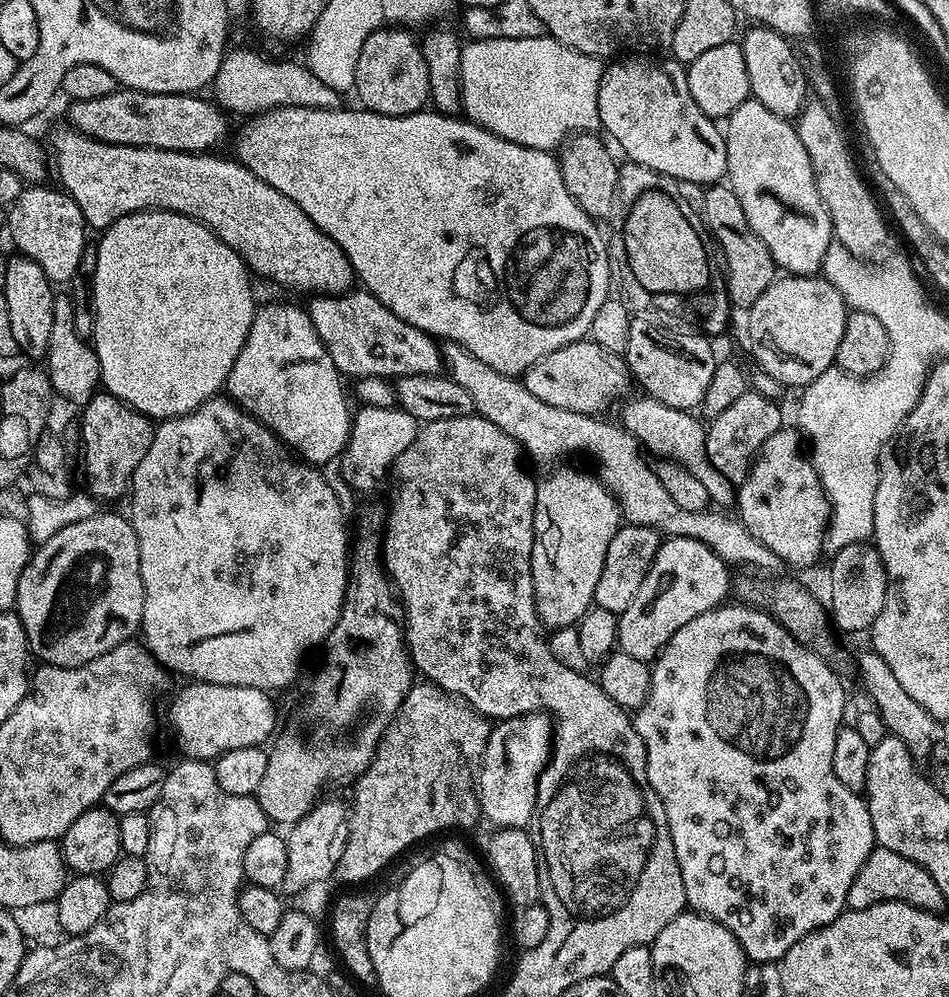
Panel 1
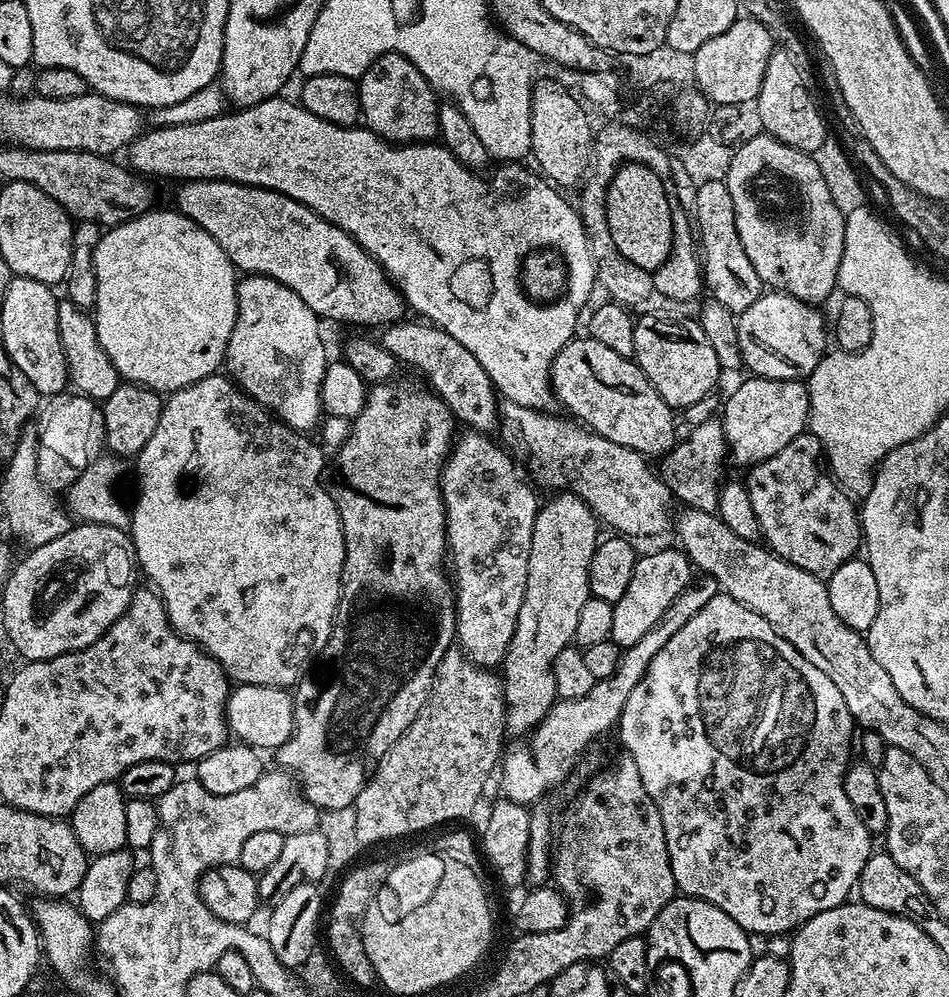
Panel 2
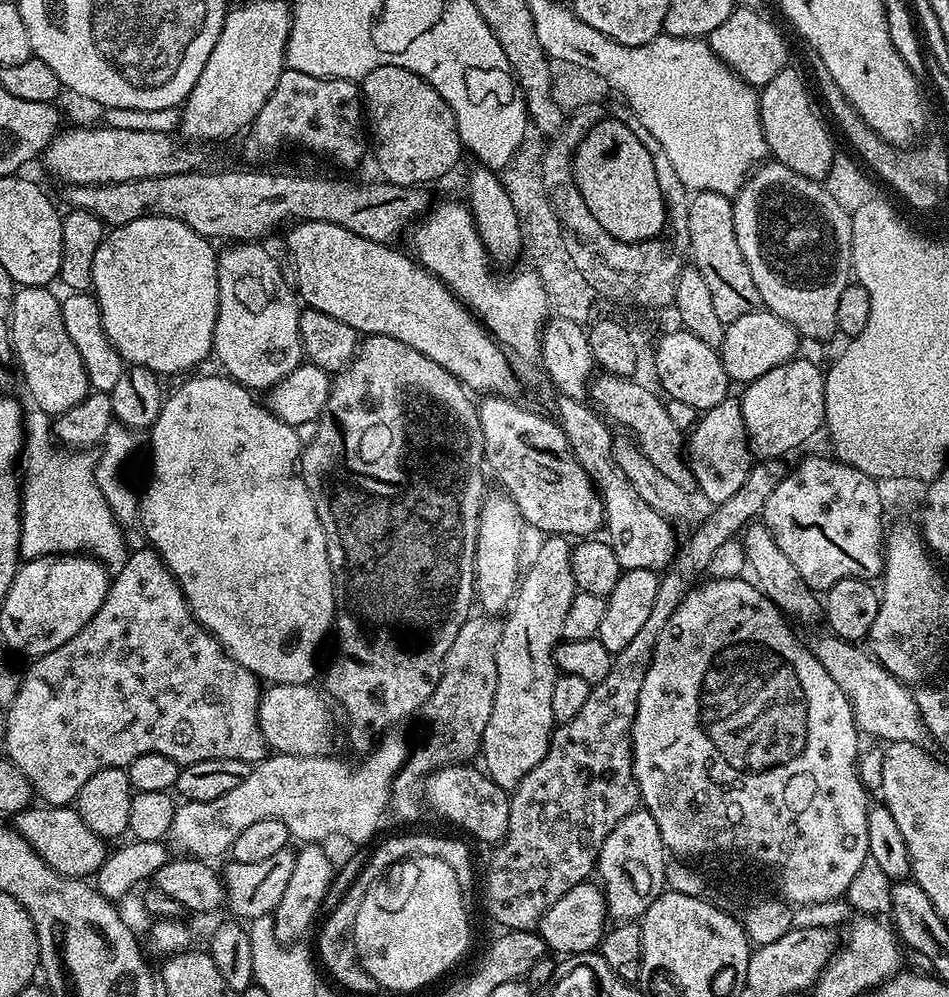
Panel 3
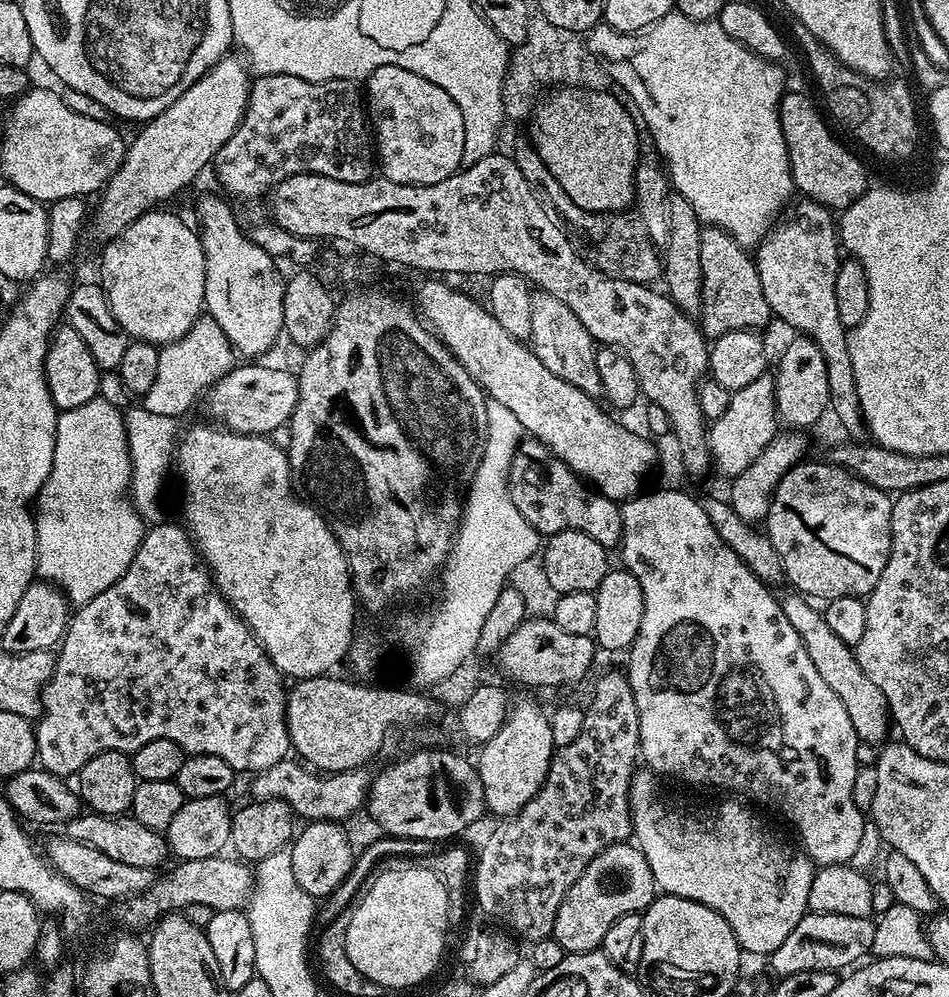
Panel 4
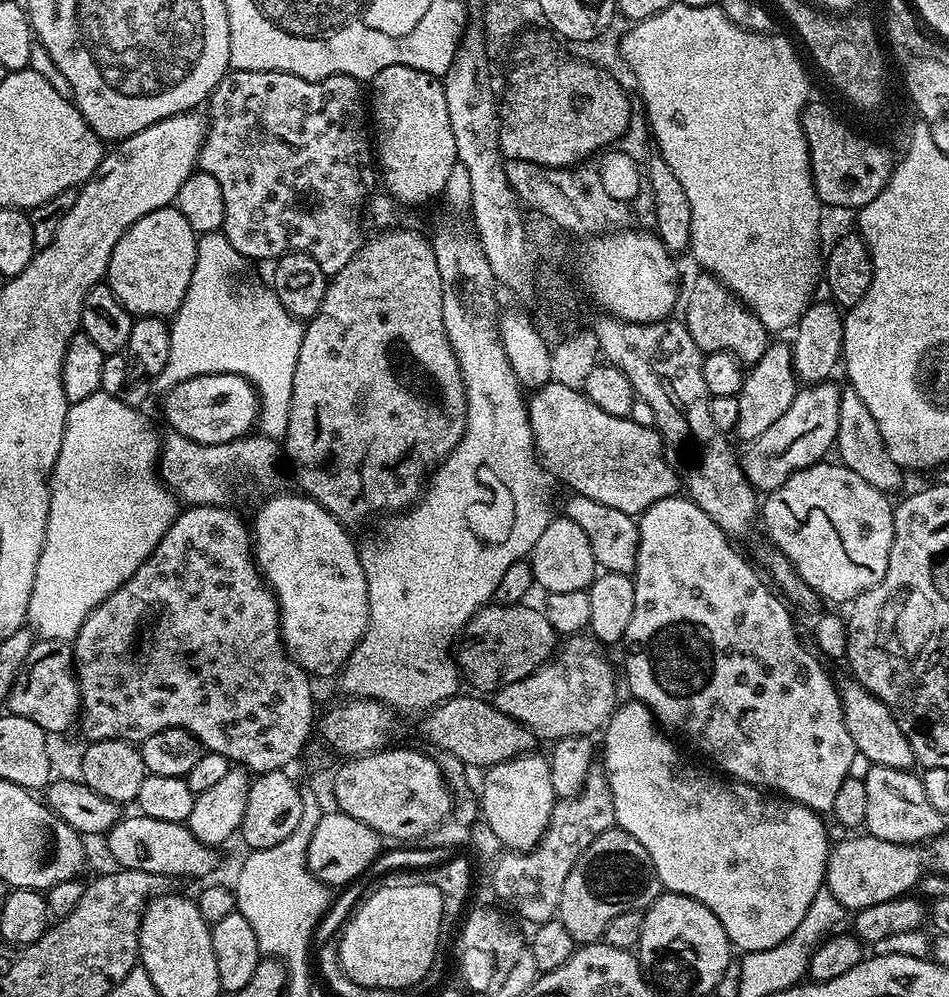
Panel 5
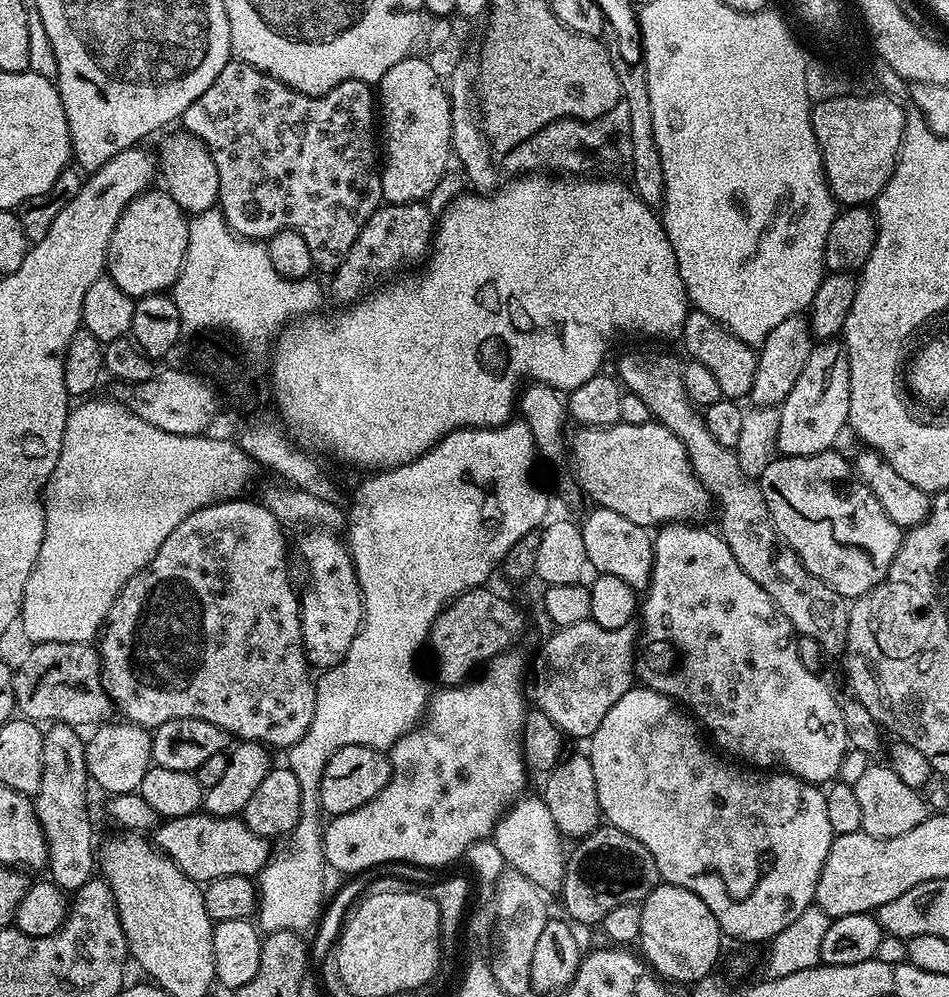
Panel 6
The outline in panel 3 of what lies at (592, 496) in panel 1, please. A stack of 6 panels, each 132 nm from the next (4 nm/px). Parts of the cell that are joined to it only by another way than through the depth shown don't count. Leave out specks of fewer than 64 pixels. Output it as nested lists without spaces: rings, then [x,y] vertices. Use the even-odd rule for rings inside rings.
[[[549,535],[541,540],[544,541],[532,565],[523,573],[502,620],[504,629],[496,651],[498,690],[480,743],[483,771],[489,780],[505,790],[516,788],[546,758],[554,727],[550,694],[558,675],[554,659],[556,645],[561,643],[562,625],[578,591],[570,570],[573,545],[563,536]]]

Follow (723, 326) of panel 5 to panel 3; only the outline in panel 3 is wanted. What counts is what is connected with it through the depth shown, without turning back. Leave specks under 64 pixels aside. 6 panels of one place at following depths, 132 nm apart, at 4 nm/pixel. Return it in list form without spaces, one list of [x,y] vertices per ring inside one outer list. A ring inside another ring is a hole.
[[[698,192],[689,199],[689,234],[686,244],[692,247],[691,263],[706,278],[706,286],[710,286],[710,302],[714,302],[714,311],[722,318],[725,326],[733,324],[738,318],[751,312],[761,311],[758,286],[754,286],[754,278],[750,274],[750,266],[746,266],[746,258],[742,258],[742,250],[738,250],[738,234],[734,234],[734,210],[732,200],[717,192]]]

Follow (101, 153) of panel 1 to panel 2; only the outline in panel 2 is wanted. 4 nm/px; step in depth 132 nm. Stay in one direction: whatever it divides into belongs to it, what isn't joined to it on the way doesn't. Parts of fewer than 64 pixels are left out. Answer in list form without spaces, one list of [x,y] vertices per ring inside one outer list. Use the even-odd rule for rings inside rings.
[[[185,180],[177,188],[180,189],[176,192],[175,207],[183,216],[202,226],[202,230],[206,230],[222,250],[226,250],[230,262],[241,273],[269,276],[282,282],[325,321],[387,326],[405,319],[404,299],[384,273],[384,268],[366,250],[362,250],[346,230],[338,230],[338,226],[314,214],[314,210],[302,202],[269,188],[251,188],[248,184],[235,184],[229,180]]]

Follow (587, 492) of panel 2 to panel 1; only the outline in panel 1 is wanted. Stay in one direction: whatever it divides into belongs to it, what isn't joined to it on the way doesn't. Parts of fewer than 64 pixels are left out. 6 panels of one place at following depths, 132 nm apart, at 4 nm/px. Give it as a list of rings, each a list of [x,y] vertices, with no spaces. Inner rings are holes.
[[[448,342],[443,345],[442,364],[447,375],[458,382],[466,394],[470,394],[475,415],[494,422],[498,430],[506,430],[510,438],[520,443],[527,459],[529,456],[540,464],[552,466],[563,461],[560,460],[563,456],[585,452],[596,463],[595,475],[620,503],[620,511],[627,523],[650,526],[665,537],[694,538],[713,548],[732,566],[749,564],[757,568],[752,569],[757,573],[776,572],[782,568],[778,554],[762,546],[762,542],[758,542],[758,538],[754,538],[754,534],[750,534],[750,530],[746,530],[746,526],[735,515],[720,510],[682,510],[682,506],[678,506],[678,502],[674,502],[674,498],[670,498],[670,494],[663,489],[662,482],[658,482],[655,467],[644,461],[642,446],[619,423],[600,420],[604,418],[599,415],[575,413],[574,410],[550,406],[530,394],[523,379],[507,376],[486,366],[482,358],[474,358],[474,354],[457,344]]]

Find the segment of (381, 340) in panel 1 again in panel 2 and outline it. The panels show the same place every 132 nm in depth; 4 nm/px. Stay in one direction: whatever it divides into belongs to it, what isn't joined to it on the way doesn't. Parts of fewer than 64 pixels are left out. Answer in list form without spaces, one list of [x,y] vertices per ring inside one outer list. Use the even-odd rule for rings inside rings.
[[[411,319],[389,324],[383,329],[382,343],[385,350],[397,362],[404,363],[405,360],[406,363],[413,364],[428,379],[427,387],[439,396],[465,429],[485,434],[495,433],[500,423],[500,413],[498,393],[492,385],[490,374],[486,374],[486,370],[482,370],[482,365],[478,363],[478,358],[474,358],[474,354],[470,354],[470,350],[466,350],[462,342],[450,338],[444,328]]]

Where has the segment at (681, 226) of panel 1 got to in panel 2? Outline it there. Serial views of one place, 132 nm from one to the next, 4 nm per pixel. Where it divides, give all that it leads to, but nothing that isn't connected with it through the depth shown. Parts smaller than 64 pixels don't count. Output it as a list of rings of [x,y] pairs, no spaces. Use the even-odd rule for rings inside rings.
[[[625,163],[613,174],[607,201],[608,239],[616,247],[615,255],[628,260],[638,270],[659,270],[662,262],[672,255],[672,227],[670,202],[662,190],[662,182],[653,170],[644,164]]]

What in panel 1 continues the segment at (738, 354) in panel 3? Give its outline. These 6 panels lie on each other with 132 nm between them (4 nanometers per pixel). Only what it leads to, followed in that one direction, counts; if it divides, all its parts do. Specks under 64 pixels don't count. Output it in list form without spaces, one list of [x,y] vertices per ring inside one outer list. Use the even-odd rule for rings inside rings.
[[[820,274],[815,276],[781,275],[773,280],[771,286],[762,290],[758,302],[747,309],[748,344],[752,347],[755,363],[770,378],[778,378],[785,386],[792,384],[797,390],[803,389],[814,378],[818,378],[830,367],[833,367],[838,354],[838,342],[842,342],[842,330],[846,330],[846,318],[850,309],[844,303],[843,296]]]

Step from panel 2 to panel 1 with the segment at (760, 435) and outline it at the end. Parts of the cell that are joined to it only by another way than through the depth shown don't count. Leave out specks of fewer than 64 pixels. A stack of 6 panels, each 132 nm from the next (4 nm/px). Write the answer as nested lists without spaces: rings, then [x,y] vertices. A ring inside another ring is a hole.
[[[749,390],[727,410],[722,410],[722,414],[711,417],[706,428],[706,454],[718,474],[737,486],[743,482],[746,469],[762,442],[766,442],[766,438],[770,438],[770,434],[774,434],[782,426],[780,406],[777,401]]]

